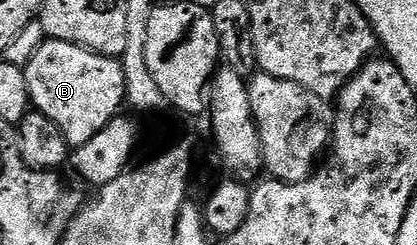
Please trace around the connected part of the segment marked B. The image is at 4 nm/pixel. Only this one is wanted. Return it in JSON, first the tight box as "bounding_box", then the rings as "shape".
{"bounding_box":[23,39,125,146],"shape":[[[45,39],[23,66],[27,100],[34,112],[56,125],[68,146],[89,143],[114,117],[120,116],[125,103],[125,73],[122,60],[91,53],[85,47]]]}

